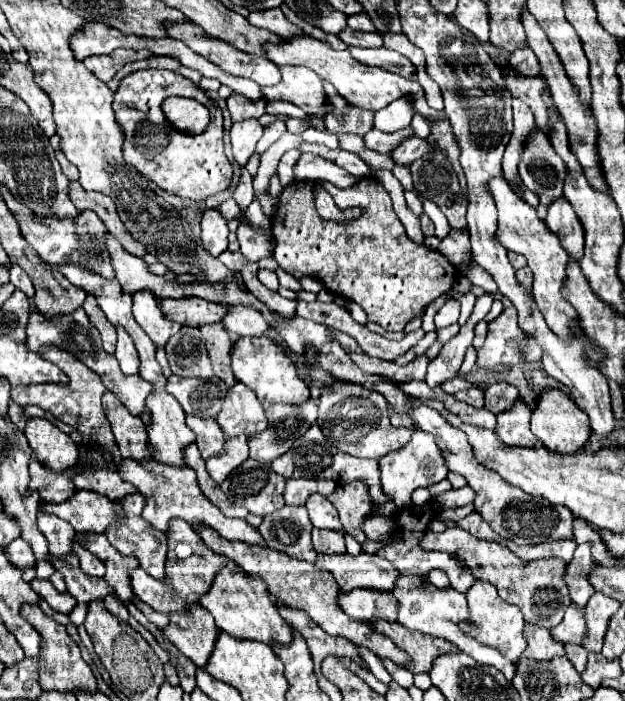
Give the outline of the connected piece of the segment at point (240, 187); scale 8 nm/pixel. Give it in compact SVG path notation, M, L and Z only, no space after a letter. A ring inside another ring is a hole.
M242 167L242 175L240 175L240 181L236 185L236 191L234 191L234 199L236 203L246 209L252 201L254 201L254 191L252 191L252 177L250 173Z

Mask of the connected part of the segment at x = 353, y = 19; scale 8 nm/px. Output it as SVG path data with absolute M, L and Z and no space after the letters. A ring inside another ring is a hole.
M366 13L350 15L348 17L348 27L356 29L356 31L376 31L376 27L372 25L372 21L370 21L370 17Z

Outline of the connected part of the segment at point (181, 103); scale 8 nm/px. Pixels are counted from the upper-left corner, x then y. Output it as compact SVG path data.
M168 97L162 103L162 111L172 127L188 135L200 135L210 123L208 107L196 99L184 97Z

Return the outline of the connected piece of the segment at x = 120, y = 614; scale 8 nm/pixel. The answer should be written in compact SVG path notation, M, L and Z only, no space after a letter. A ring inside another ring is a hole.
M110 595L110 597L108 597L108 611L110 611L112 615L116 615L118 619L128 619L128 617L130 617L130 615L128 615L126 605L124 605L124 603L120 603L114 595Z

